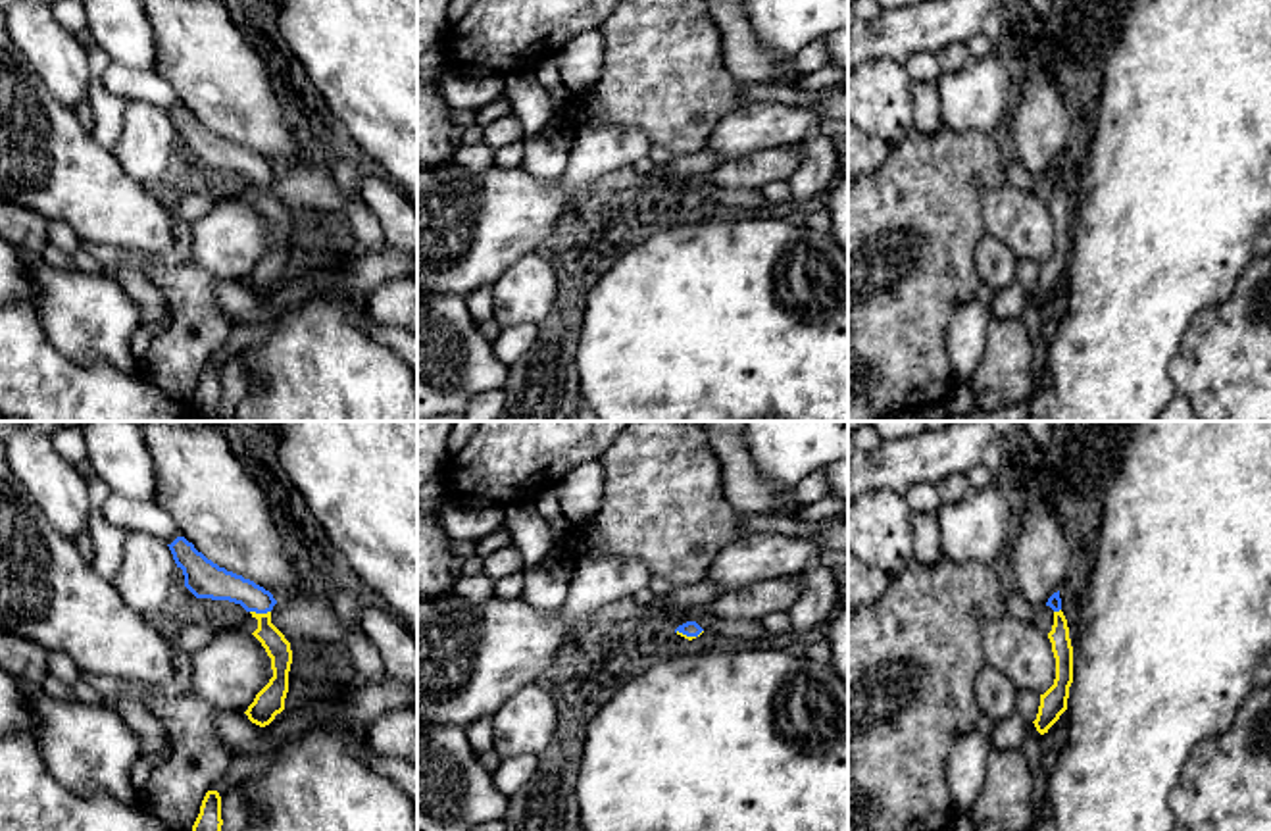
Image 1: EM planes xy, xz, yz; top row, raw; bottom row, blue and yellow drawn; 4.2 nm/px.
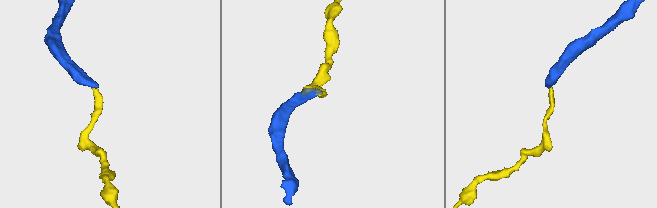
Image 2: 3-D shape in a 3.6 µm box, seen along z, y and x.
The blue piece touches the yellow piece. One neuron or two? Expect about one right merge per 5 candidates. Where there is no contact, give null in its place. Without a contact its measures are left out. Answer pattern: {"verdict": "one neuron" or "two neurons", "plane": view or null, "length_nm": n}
{"verdict": "one neuron", "plane": "xy", "length_nm": 90}

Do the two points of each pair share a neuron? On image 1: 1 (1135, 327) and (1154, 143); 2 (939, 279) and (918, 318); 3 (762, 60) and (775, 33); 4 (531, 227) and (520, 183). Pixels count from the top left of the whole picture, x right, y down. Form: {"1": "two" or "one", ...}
{"1": "one", "2": "one", "3": "two", "4": "one"}

